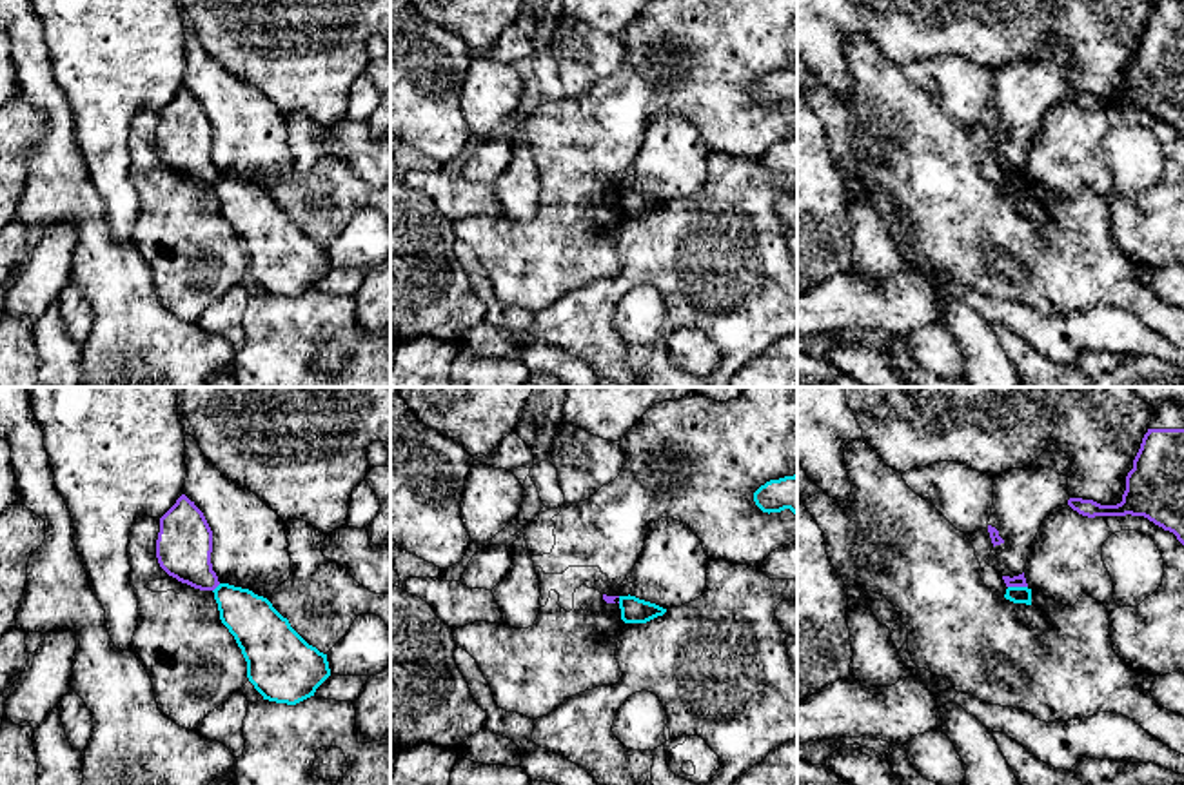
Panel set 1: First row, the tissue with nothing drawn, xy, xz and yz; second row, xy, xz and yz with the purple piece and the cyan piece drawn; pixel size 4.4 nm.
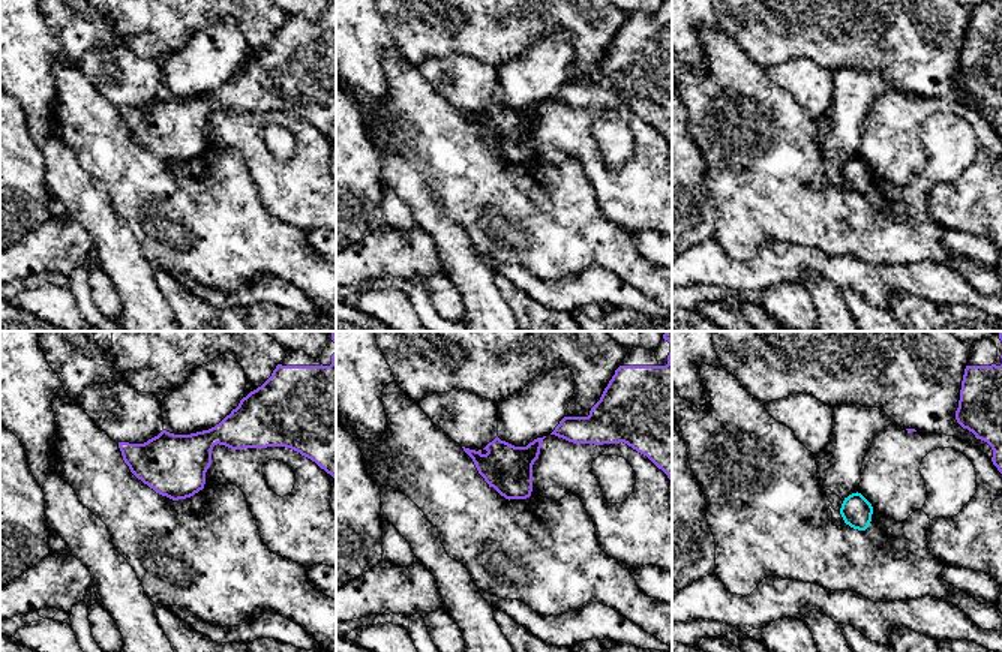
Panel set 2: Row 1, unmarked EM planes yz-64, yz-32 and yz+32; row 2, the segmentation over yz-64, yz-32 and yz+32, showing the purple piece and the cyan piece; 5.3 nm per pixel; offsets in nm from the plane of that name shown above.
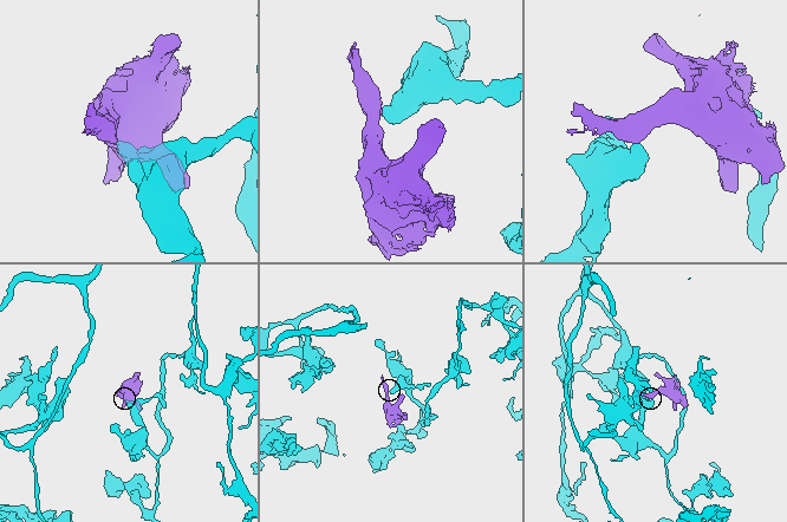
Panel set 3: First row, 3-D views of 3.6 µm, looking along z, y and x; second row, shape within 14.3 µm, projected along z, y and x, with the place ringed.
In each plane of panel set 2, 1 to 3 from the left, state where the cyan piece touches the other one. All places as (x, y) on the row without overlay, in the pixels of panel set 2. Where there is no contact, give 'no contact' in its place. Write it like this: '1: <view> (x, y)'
1: no contact
2: no contact
3: no contact

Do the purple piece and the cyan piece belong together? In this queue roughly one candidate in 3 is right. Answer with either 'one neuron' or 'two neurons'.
two neurons

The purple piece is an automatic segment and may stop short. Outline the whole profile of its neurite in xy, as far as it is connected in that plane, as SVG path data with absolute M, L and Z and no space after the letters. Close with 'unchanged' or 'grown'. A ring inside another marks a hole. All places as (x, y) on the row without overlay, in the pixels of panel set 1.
M182 87L160 111L156 151L160 160L182 176L214 184L220 174L211 156L212 124L203 105Z; unchanged

